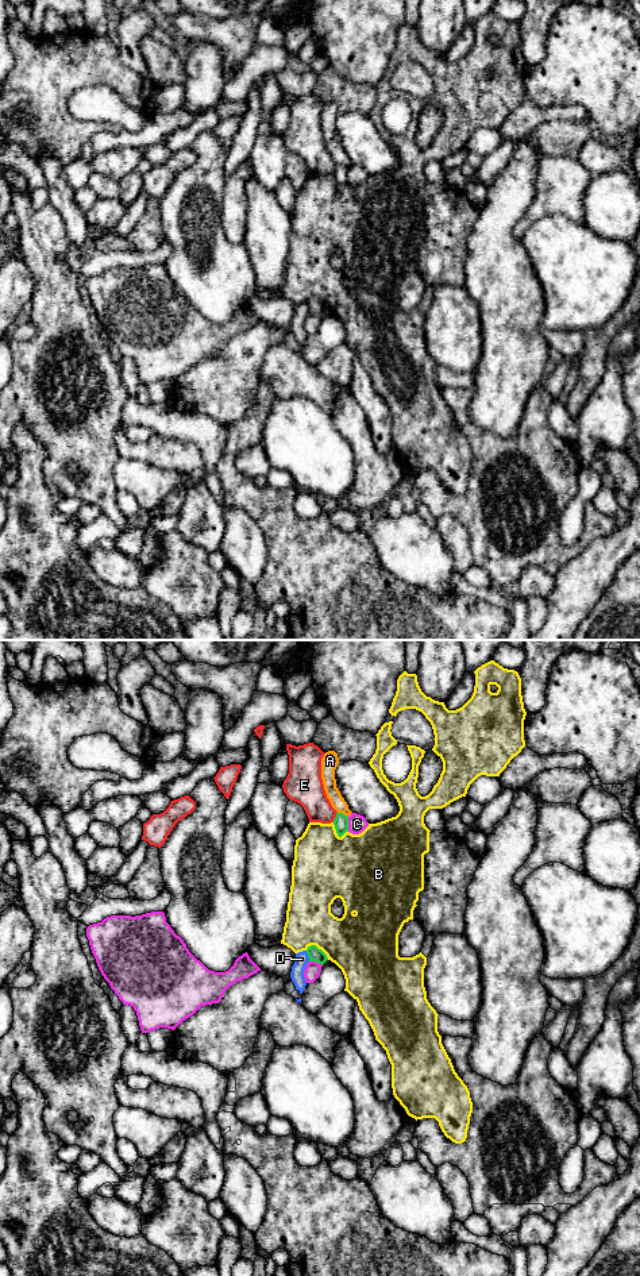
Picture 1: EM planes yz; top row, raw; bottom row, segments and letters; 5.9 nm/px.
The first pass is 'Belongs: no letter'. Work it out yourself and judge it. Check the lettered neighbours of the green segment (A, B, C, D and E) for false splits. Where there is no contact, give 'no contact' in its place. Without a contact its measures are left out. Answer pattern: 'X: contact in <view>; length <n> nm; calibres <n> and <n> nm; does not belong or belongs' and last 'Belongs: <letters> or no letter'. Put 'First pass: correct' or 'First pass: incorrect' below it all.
A: contact in yz; length 70 nm; calibres 90 and 90 nm; does not belong
B: contact in yz; length 160 nm; calibres 80 and 360 nm; does not belong
C: contact in yz; length 90 nm; calibres 90 and 110 nm; does not belong
D: contact in yz; length 70 nm; calibres 80 and 90 nm; does not belong
E: contact in yz; length 70 nm; calibres 90 and 200 nm; does not belong
Belongs: no letter
First pass: correct

